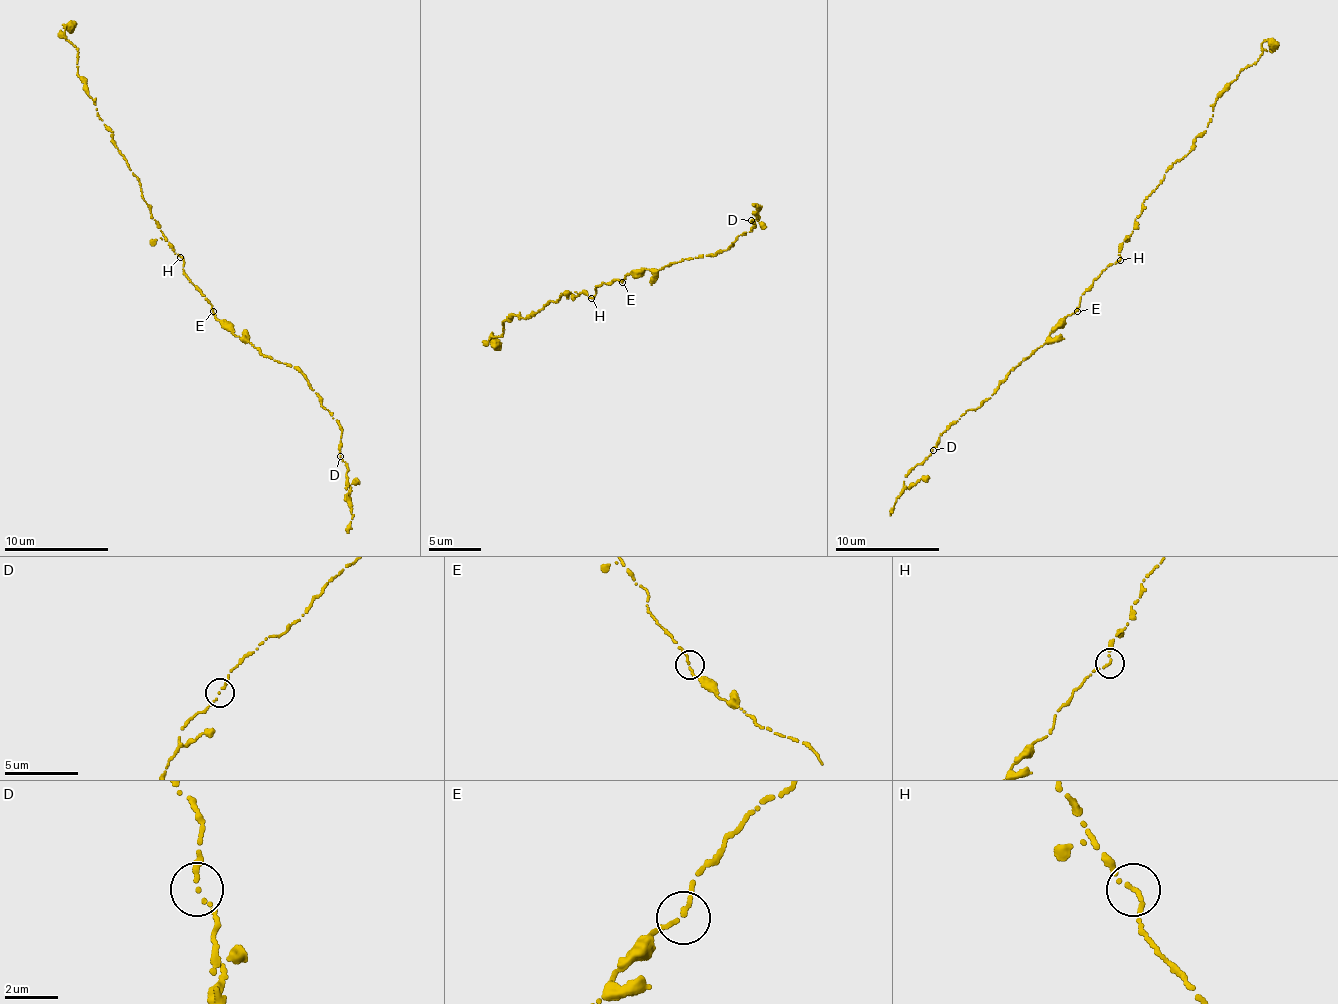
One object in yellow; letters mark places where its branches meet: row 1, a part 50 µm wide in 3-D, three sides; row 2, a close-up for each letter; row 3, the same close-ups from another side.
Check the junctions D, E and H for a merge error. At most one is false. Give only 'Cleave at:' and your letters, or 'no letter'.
Cleave at: no letter

